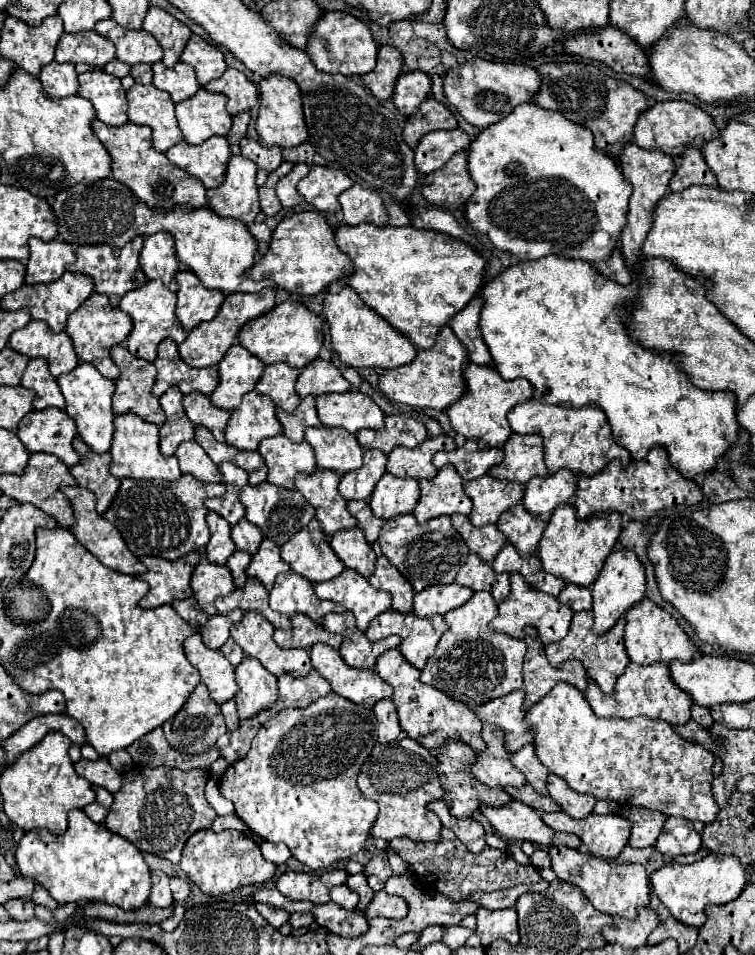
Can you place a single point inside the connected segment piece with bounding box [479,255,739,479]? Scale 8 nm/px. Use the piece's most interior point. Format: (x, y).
(557, 322)

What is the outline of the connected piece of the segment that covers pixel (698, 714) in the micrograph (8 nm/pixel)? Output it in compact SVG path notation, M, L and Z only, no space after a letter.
M693 703L693 707L691 707L691 717L693 717L699 725L703 725L703 727L709 727L711 721L713 721L709 709L707 709L707 707L699 707L697 703Z

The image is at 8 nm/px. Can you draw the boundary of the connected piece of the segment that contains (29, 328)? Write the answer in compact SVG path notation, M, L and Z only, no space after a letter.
M29 321L23 329L15 331L9 337L9 345L27 357L43 357L49 363L53 377L73 371L79 363L71 337L63 333L53 333L43 321Z

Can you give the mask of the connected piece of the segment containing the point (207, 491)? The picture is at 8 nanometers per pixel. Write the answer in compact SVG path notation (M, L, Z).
M181 475L177 481L121 479L121 487L103 517L119 529L133 555L153 555L175 561L185 553L207 545L209 529L205 523L205 499L223 495L223 491L223 483L199 483L191 475Z

